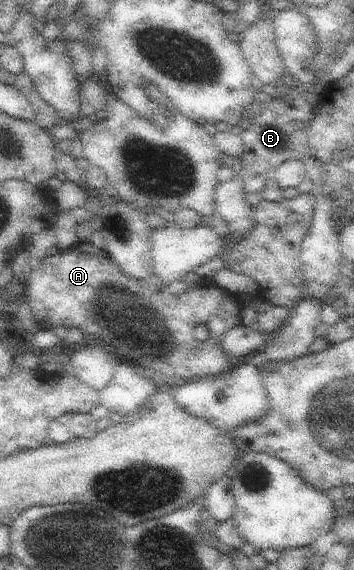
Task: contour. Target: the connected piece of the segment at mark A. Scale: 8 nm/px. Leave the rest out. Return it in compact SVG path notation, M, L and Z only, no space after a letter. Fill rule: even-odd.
M89 241L81 243L77 242L75 245L70 246L70 248L62 249L54 255L46 256L42 261L40 268L31 271L27 278L25 300L25 309L29 310L29 312L33 314L34 319L42 326L43 329L56 328L56 326L65 326L67 329L77 327L83 330L85 338L88 334L92 334L92 336L100 336L100 338L104 338L106 342L112 342L112 344L114 344L114 350L112 351L114 354L119 356L119 359L121 360L120 364L124 362L132 362L132 360L134 360L134 362L138 362L138 354L140 354L140 367L144 367L144 369L148 368L147 372L152 373L154 376L158 376L158 374L156 374L156 370L158 370L158 372L162 372L162 374L160 374L160 380L164 381L171 380L174 376L180 376L180 378L203 379L207 376L218 376L220 373L224 373L226 370L229 370L231 364L228 362L227 356L221 349L221 338L229 328L232 328L235 324L241 322L243 313L241 311L243 303L239 297L233 296L228 291L222 290L212 278L200 277L199 281L196 284L189 286L187 291L183 294L173 295L168 291L168 287L160 280L160 278L154 274L142 280L136 280L128 275L125 275L110 255ZM200 324L204 324L209 332L209 338L205 341L197 340L194 337L194 330L196 330L196 326L200 326Z

